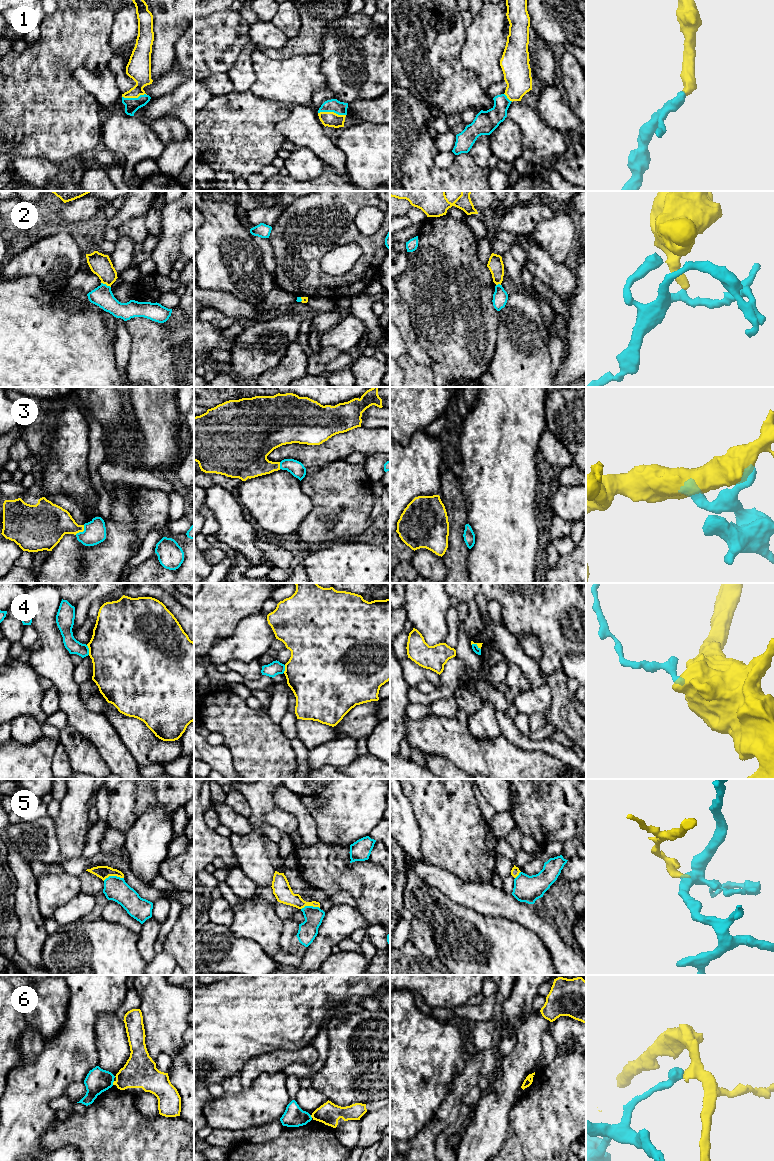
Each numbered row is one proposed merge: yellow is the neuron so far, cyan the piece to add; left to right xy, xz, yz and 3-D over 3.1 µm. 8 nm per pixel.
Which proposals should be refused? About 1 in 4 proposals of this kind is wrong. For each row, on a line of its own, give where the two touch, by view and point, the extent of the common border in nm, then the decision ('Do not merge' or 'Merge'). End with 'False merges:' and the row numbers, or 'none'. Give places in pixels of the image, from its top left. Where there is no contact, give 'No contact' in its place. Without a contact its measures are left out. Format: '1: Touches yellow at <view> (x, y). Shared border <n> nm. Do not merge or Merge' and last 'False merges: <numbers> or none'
1: Touches yellow at xz (332, 112). Shared border 220 nm. Merge
2: Touches yellow at xy (106, 284). Shared border 90 nm. Do not merge
3: Touches yellow at xy (81, 531). Shared border 110 nm. Merge
4: Touches yellow at xy (89, 650). Shared border 80 nm. Do not merge
5: Touches yellow at xy (113, 875). Shared border 170 nm. Do not merge
6: Touches yellow at xy (113, 1083). Shared border 40 nm. Do not merge
False merges: 2, 4, 5, 6

